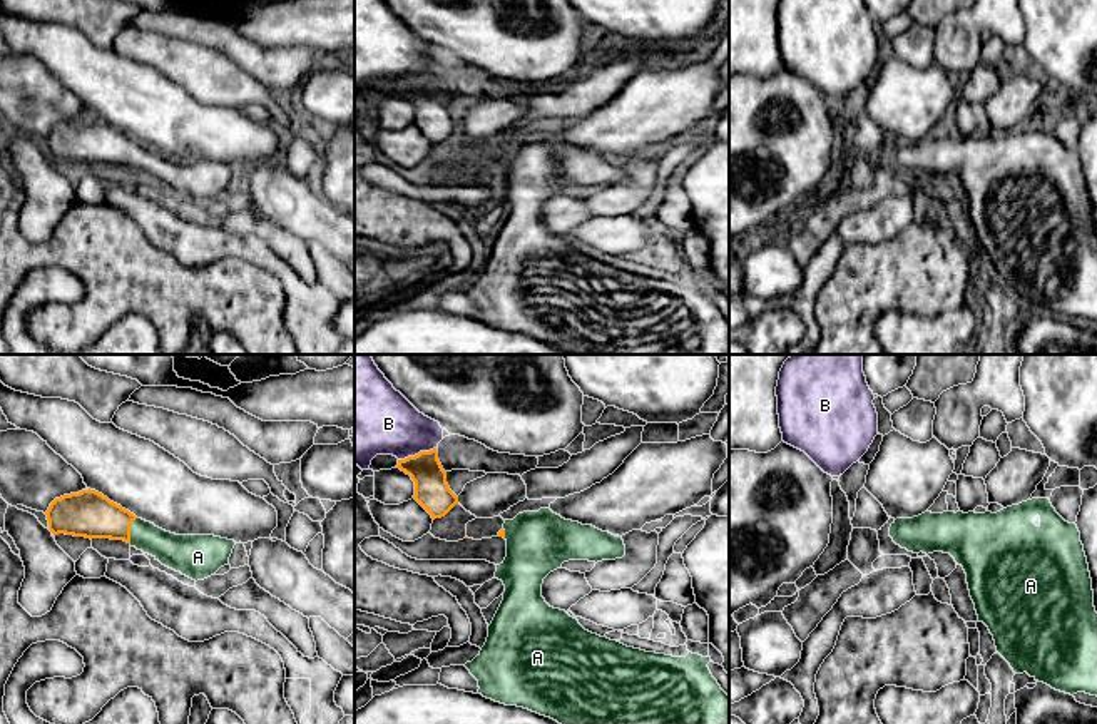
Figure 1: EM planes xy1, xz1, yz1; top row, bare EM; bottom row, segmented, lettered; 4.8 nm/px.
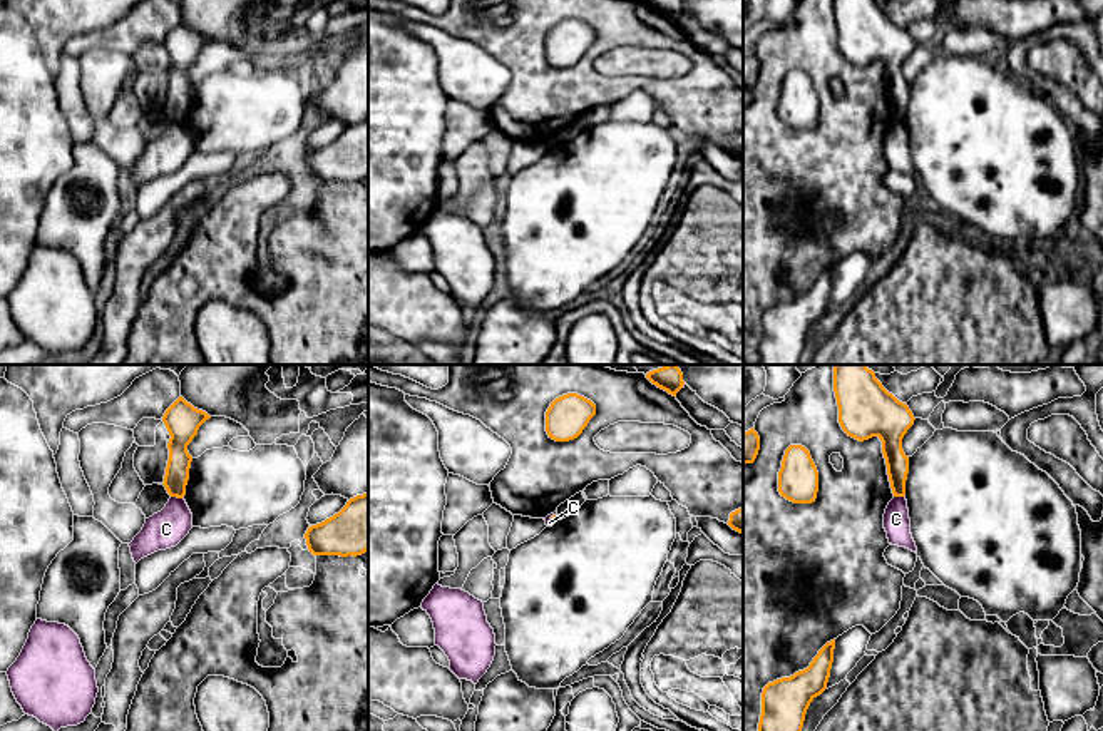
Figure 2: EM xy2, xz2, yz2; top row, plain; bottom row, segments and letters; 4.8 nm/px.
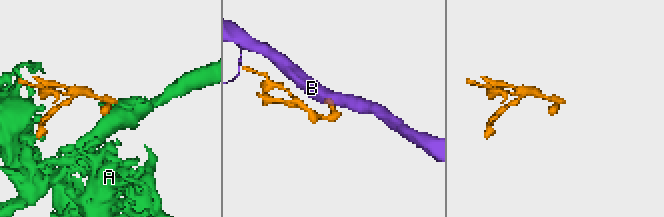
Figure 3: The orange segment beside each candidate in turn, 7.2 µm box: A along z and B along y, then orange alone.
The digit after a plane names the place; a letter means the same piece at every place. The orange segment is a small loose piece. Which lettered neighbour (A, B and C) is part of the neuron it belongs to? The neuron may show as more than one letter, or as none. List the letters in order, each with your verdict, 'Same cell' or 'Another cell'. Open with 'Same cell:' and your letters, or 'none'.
Same cell: A
A: Same cell
B: Another cell
C: Another cell

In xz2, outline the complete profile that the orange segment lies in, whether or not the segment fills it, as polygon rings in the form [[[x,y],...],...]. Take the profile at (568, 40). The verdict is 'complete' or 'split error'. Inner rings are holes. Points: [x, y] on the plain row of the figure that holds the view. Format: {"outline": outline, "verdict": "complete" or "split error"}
{"outline": [[[567,18],[556,23],[546,37],[546,57],[556,67],[577,64],[596,40],[596,30],[577,20]]], "verdict": "complete"}

